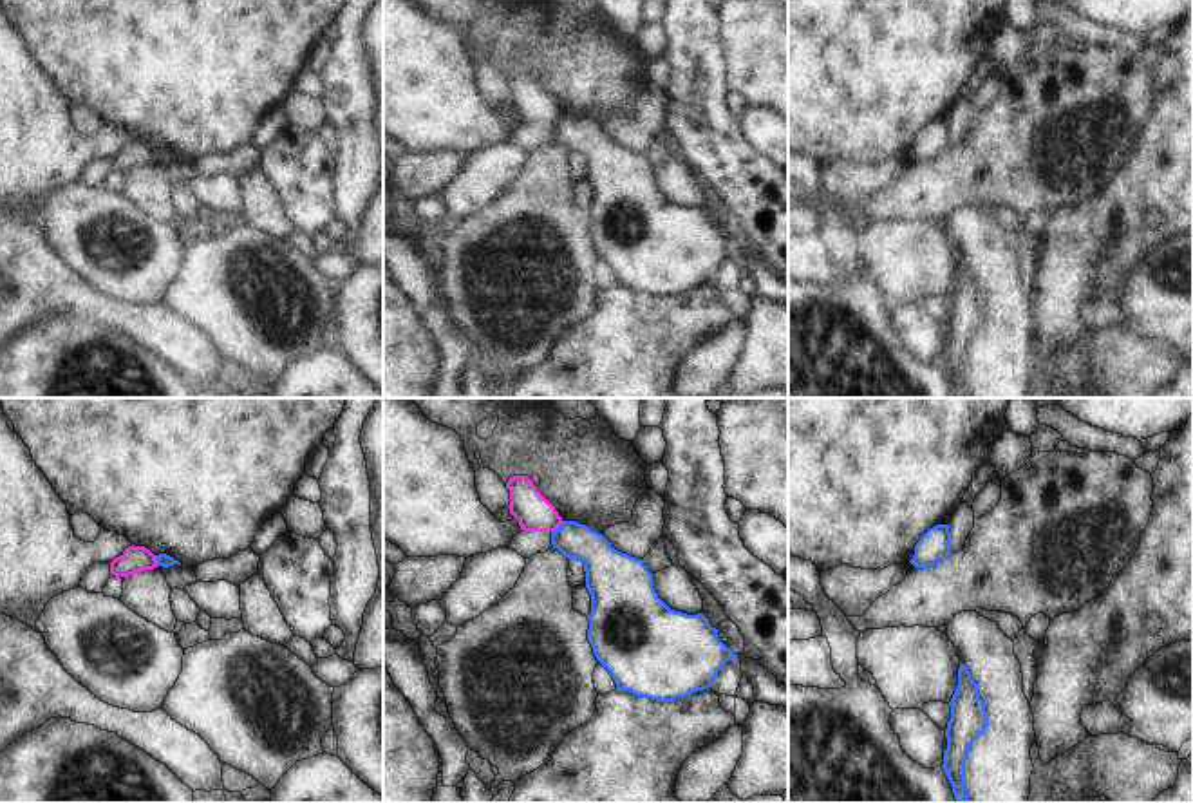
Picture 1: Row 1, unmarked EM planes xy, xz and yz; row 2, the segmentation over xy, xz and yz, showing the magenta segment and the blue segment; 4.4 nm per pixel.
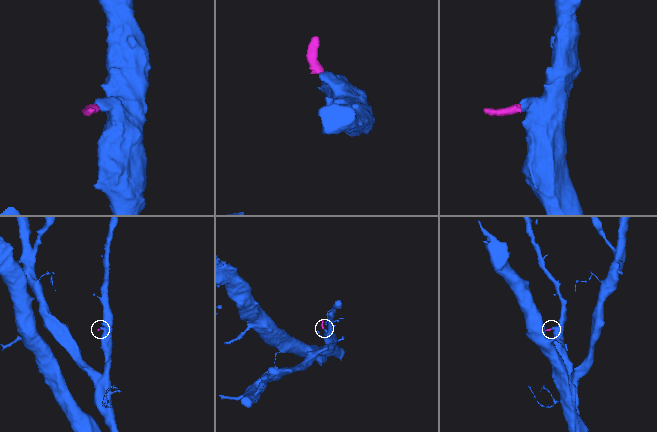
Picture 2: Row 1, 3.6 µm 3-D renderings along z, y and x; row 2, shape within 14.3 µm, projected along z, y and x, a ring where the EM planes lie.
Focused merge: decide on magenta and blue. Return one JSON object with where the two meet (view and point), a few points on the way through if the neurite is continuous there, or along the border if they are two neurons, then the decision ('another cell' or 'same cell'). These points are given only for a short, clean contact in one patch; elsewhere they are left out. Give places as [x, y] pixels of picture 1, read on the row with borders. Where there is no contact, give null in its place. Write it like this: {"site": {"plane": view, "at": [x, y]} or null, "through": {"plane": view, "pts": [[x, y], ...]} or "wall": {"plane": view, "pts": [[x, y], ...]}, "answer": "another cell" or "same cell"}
{"site": {"plane": "xz", "at": [557, 527]}, "wall": {"plane": "xz", "pts": [[563, 521], [552, 532]]}, "answer": "another cell"}

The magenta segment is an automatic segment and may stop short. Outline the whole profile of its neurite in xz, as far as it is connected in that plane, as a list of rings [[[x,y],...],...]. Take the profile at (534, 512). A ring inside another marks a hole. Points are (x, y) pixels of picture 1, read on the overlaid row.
[[[528,476],[508,479],[510,514],[519,521],[521,530],[506,546],[524,559],[553,548],[551,534],[562,524],[555,506],[537,490]]]

